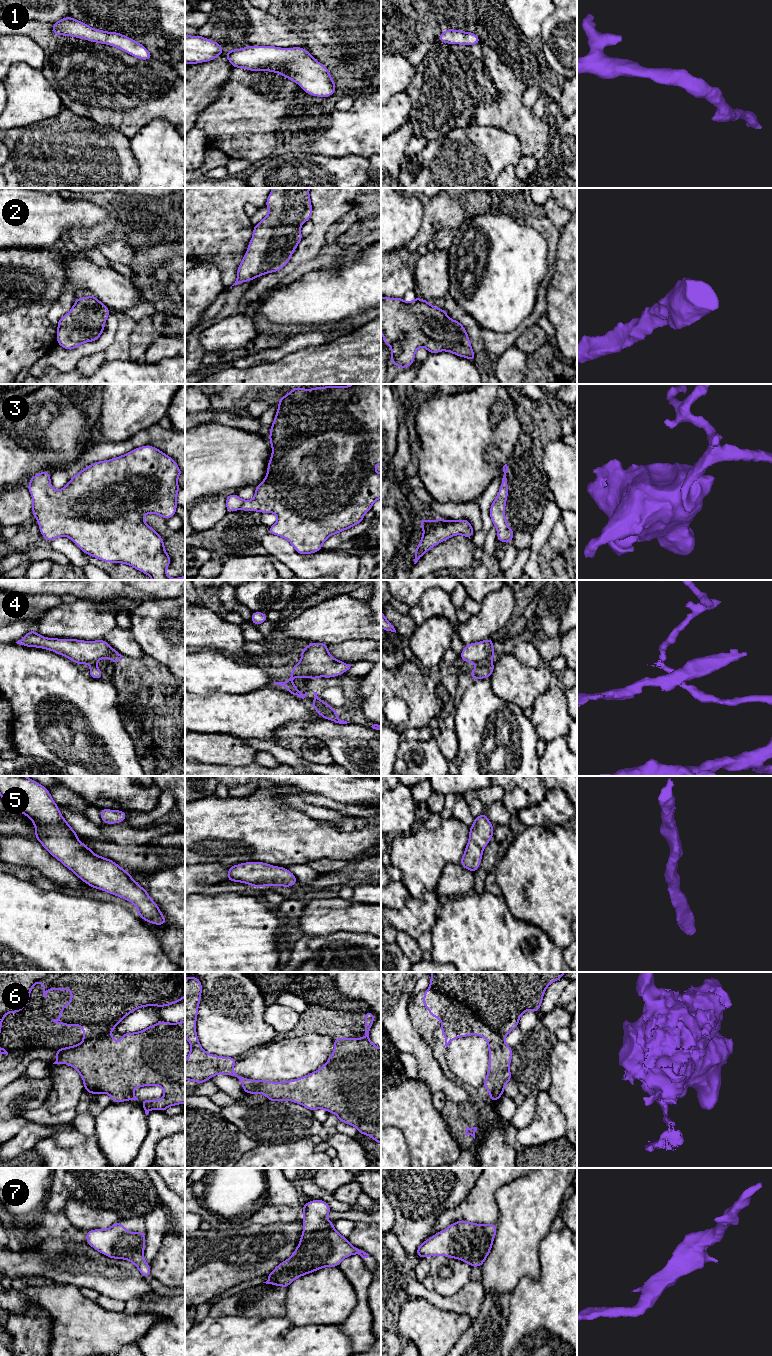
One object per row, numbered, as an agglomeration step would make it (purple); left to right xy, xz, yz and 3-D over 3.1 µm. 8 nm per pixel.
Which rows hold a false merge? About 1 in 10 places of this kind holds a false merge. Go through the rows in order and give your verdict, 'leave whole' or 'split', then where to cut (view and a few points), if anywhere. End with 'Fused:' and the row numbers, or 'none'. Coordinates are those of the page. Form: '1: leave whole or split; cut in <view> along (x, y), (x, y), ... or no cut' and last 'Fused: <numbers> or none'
1: leave whole; no cut
2: leave whole; no cut
3: leave whole; no cut
4: split; cut in yz along (488, 660), (479, 665)
5: leave whole; no cut
6: leave whole; no cut
7: leave whole; no cut
Fused: 4

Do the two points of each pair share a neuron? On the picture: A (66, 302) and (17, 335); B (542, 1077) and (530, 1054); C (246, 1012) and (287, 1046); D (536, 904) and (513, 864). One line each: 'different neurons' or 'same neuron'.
A: different neurons
B: same neuron
C: different neurons
D: same neuron

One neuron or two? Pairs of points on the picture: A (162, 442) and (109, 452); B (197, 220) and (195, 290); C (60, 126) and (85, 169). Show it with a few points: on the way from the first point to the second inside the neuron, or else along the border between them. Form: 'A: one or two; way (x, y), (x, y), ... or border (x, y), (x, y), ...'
A: one; way (149, 440), (137, 440), (122, 447)
B: two; border (201, 262), (214, 264), (220, 271), (221, 276)
C: one; way (68, 137), (68, 150), (75, 158)

